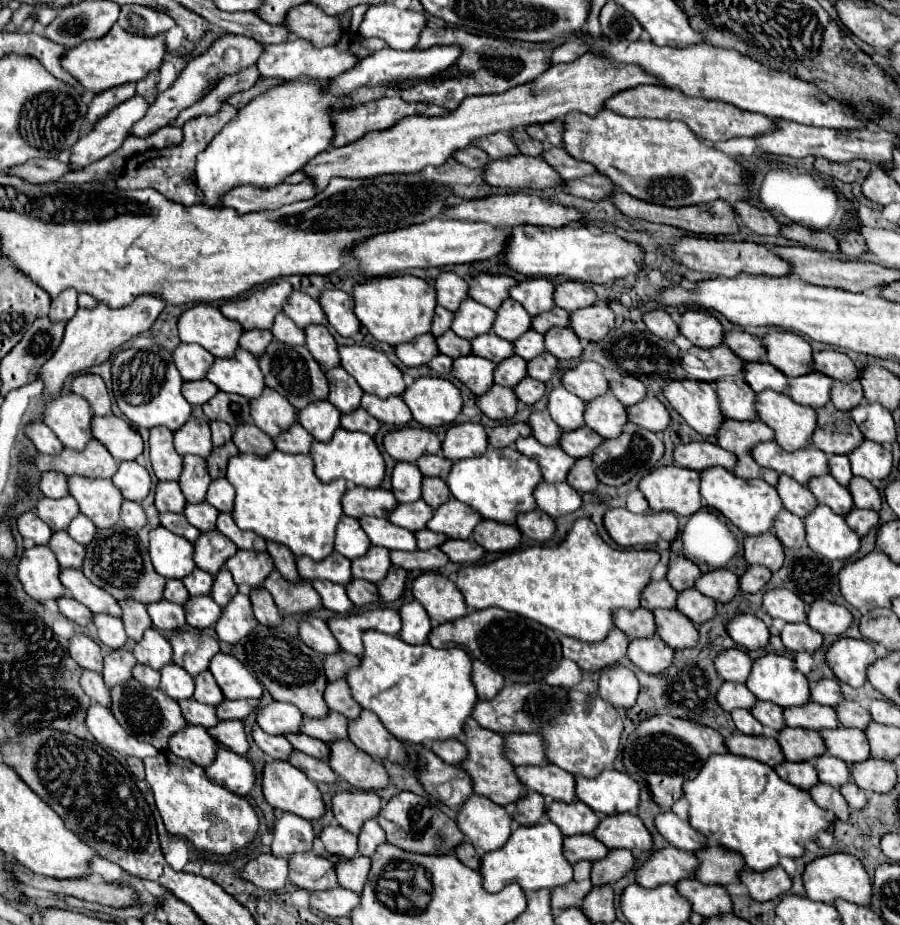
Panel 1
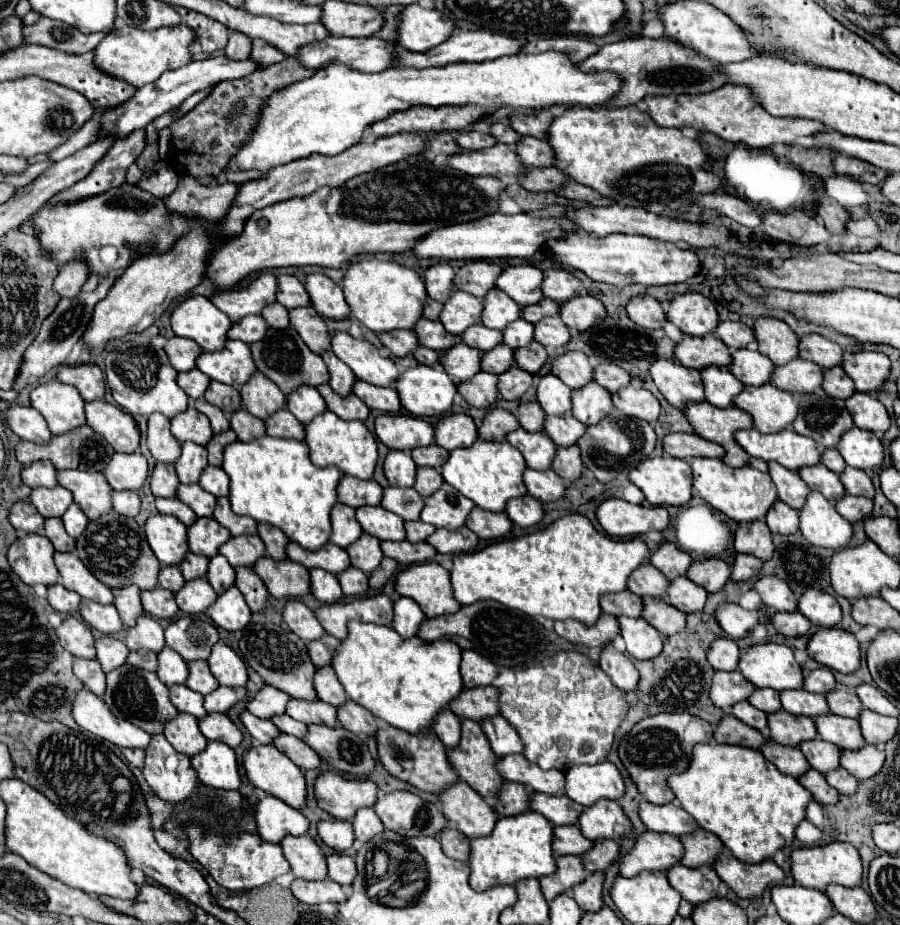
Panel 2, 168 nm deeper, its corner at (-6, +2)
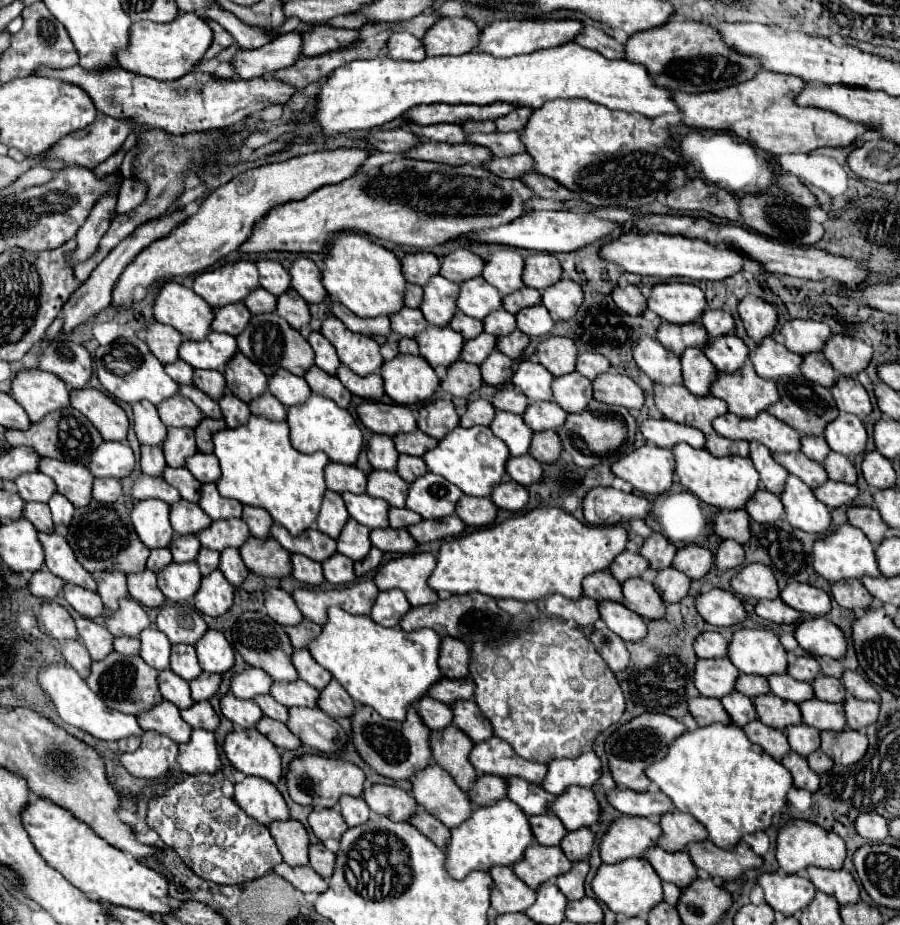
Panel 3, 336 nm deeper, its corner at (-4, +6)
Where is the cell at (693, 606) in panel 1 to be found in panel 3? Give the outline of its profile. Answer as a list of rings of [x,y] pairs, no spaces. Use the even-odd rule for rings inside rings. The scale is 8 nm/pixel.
[[[666,567],[666,569],[658,571],[658,575],[654,579],[654,587],[660,593],[660,597],[664,599],[664,603],[676,603],[688,595],[690,579],[684,577],[684,573],[680,573],[678,569]]]

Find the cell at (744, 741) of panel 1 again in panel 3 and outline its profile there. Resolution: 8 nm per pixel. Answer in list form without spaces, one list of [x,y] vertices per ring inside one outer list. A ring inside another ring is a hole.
[[[694,697],[688,701],[688,711],[698,725],[712,725],[712,723],[728,723],[728,715],[718,699],[708,697]]]

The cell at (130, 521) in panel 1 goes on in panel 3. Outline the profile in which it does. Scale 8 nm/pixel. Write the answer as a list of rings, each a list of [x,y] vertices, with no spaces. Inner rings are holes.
[[[104,477],[104,479],[94,479],[94,485],[92,485],[92,497],[96,501],[116,501],[122,497],[122,487],[118,483],[118,479],[112,479],[112,477]]]

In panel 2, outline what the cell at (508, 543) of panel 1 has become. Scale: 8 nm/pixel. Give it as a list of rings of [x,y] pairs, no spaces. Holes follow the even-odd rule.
[[[472,509],[470,517],[466,519],[466,527],[472,529],[480,539],[494,541],[502,539],[512,531],[512,521],[506,513],[486,513],[484,509]]]

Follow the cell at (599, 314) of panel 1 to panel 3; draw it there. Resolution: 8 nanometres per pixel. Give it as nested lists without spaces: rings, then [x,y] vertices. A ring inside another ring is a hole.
[[[560,279],[558,283],[554,283],[542,291],[542,303],[554,319],[564,321],[564,319],[572,317],[572,313],[576,313],[580,301],[584,301],[582,295],[584,293],[582,293],[580,285],[576,285],[570,279]]]

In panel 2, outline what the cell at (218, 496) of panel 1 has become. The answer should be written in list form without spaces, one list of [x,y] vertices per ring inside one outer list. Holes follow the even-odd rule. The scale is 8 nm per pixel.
[[[212,465],[206,467],[198,485],[208,493],[212,493],[214,497],[228,497],[230,493],[230,477],[220,467],[212,467]]]

